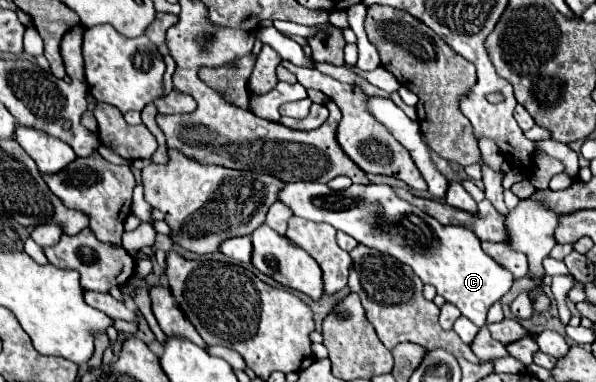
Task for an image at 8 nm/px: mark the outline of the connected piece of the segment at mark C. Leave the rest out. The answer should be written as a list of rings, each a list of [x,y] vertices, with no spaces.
[[[294,182],[294,184],[284,184],[284,188],[278,194],[280,202],[286,202],[286,206],[294,212],[294,216],[312,220],[312,222],[326,222],[332,224],[336,230],[342,230],[344,234],[350,234],[354,240],[368,248],[376,248],[380,252],[392,254],[396,260],[408,264],[416,276],[422,278],[424,284],[432,284],[436,292],[450,304],[454,304],[462,316],[472,320],[476,326],[484,326],[486,322],[486,312],[488,308],[502,298],[512,286],[512,274],[498,266],[490,256],[486,256],[480,248],[480,240],[476,238],[474,232],[466,230],[464,226],[444,226],[426,212],[418,210],[416,206],[400,200],[394,190],[386,184],[352,184],[346,190],[334,192],[326,184],[318,182]]]

